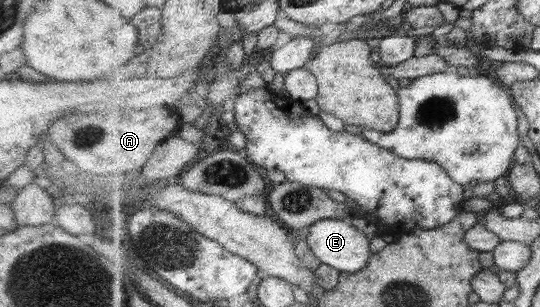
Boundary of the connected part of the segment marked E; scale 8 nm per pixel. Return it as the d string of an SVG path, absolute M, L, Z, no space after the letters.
M327 219L314 224L306 239L314 254L324 264L329 264L332 268L341 270L342 273L355 273L366 268L373 255L368 234L351 226L348 220Z

